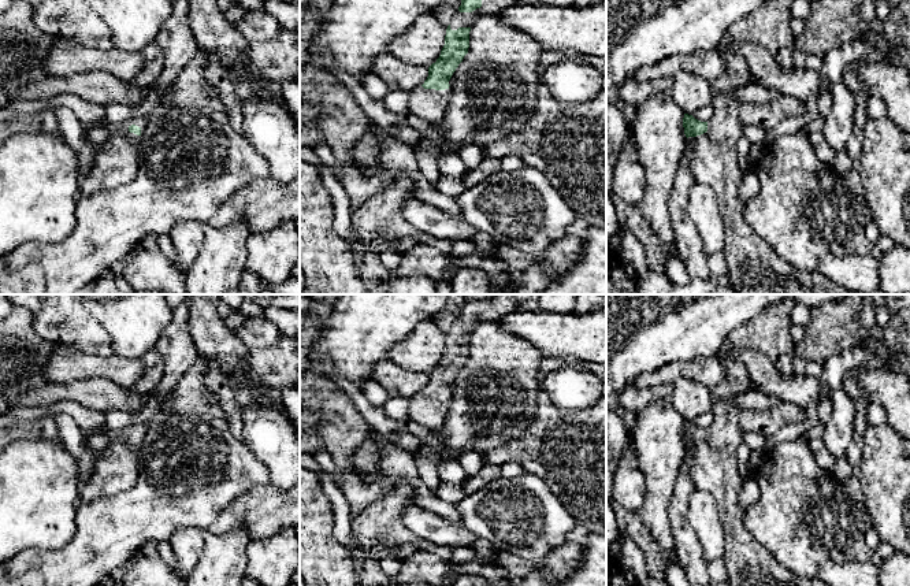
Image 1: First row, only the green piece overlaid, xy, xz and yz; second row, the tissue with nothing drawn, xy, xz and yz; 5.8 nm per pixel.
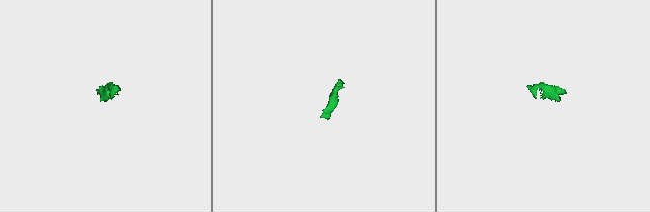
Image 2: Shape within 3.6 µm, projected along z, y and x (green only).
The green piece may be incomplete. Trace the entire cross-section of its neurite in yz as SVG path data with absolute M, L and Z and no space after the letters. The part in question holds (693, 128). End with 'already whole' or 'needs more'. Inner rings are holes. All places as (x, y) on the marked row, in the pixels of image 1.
M736 90L716 92L710 105L713 115L707 122L684 114L683 127L686 137L694 138L690 173L695 182L706 183L714 190L724 220L727 283L736 294L859 294L843 289L817 271L795 268L749 226L744 218L746 203L740 199L743 171L738 163L738 140L743 136L743 125L739 120Z; needs more

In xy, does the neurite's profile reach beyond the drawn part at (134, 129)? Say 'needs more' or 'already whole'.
needs more

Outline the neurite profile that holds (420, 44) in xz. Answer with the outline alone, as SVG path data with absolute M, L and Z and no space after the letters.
M431 12L420 15L411 27L390 41L386 52L406 64L428 68L441 55L446 29Z

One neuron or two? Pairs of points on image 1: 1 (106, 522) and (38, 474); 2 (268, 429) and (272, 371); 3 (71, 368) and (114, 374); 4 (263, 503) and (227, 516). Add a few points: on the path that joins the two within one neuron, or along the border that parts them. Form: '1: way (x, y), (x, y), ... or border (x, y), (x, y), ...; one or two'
1: border (80, 500), (75, 531), (73, 534); two
2: border (246, 364), (256, 377), (279, 390); two
3: way (82, 368), (103, 368); one
4: way (255, 511), (236, 514); one

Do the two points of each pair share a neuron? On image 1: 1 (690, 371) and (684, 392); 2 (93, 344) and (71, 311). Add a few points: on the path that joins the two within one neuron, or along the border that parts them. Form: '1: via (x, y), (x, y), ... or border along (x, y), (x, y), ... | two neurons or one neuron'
1: border along (671, 385), (679, 378), (687, 378), (710, 389) | two neurons
2: via (86, 336), (71, 319) | one neuron

